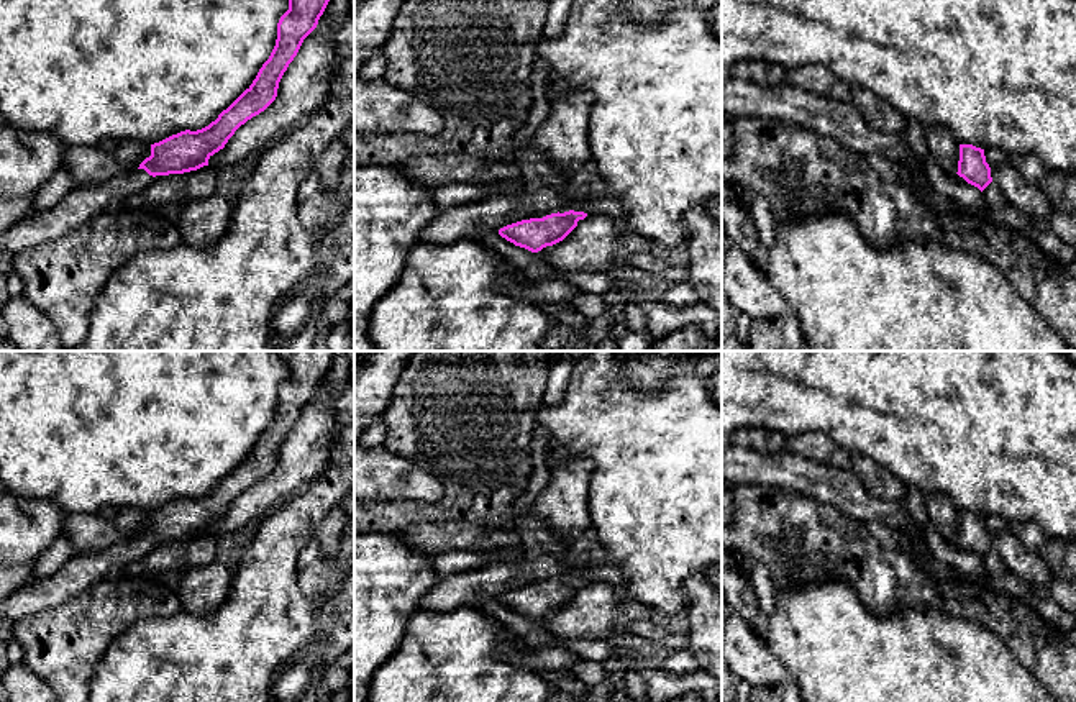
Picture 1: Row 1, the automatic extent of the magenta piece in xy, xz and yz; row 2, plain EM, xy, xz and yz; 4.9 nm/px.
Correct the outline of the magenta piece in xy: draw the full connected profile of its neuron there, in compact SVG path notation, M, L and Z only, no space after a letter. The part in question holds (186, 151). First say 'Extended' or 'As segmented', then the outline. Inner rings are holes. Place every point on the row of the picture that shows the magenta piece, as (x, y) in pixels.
Extended. M289 0L289 10L277 23L277 39L269 59L259 69L253 84L215 121L197 131L180 131L151 144L151 156L138 169L116 176L103 184L74 185L56 205L48 210L31 212L0 235L0 251L23 253L33 246L56 241L67 233L90 223L105 210L121 205L128 197L144 190L156 176L184 174L208 166L208 159L225 148L235 131L253 116L264 112L277 97L279 82L289 64L297 56L303 39L317 28L330 0Z

